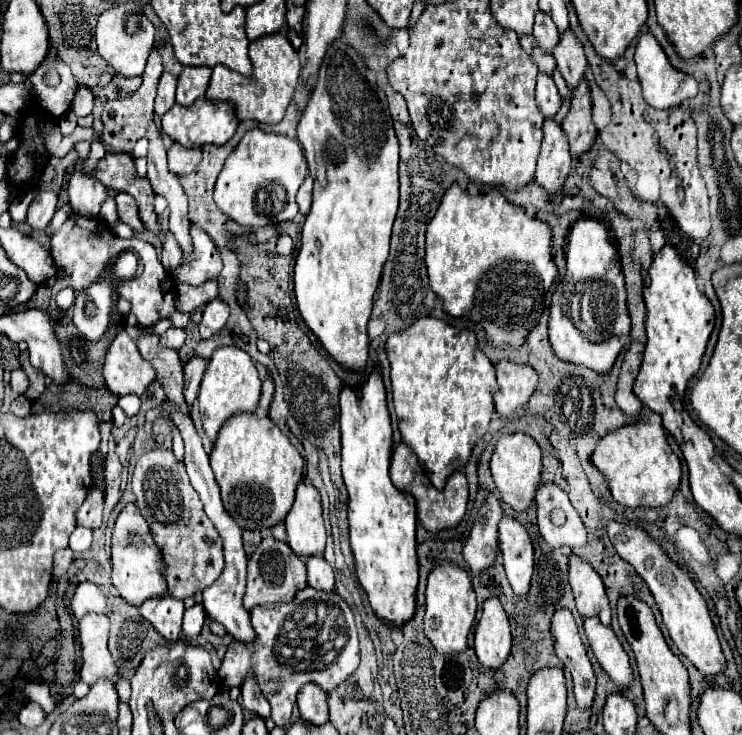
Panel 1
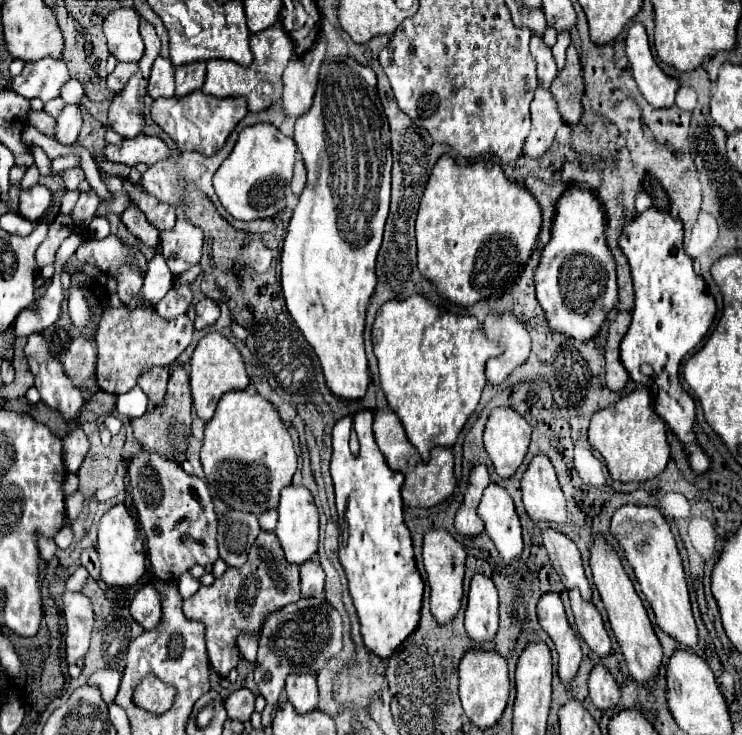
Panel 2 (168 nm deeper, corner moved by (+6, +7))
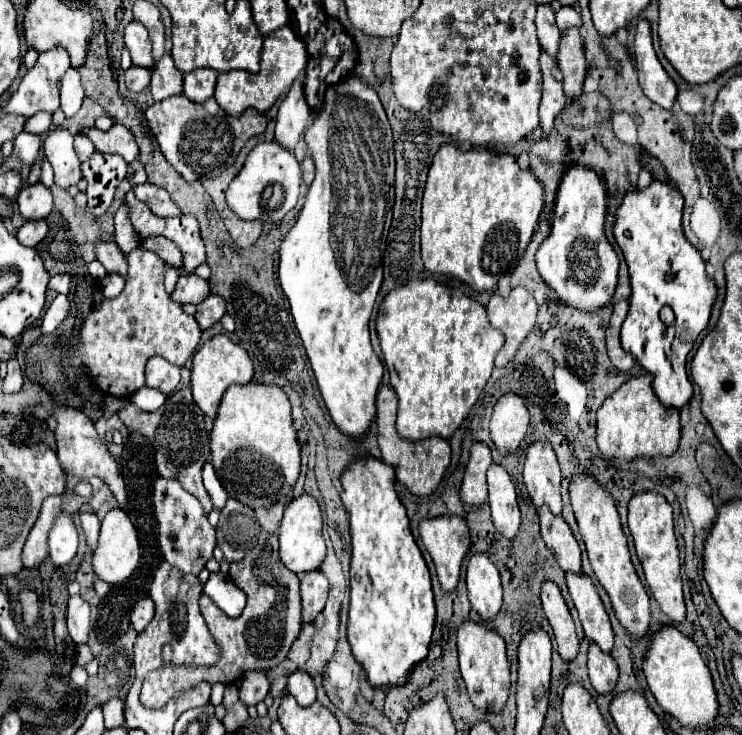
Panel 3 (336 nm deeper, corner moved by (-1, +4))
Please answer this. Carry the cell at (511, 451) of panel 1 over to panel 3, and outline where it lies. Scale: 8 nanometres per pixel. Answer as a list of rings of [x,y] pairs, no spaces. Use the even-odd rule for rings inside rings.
[[[505,393],[493,407],[491,439],[501,455],[515,453],[527,433],[529,411],[517,393]]]

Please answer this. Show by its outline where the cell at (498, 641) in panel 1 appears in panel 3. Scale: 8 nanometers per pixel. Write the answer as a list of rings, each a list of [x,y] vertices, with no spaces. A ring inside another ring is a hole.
[[[485,553],[471,555],[467,565],[467,589],[471,607],[483,619],[493,619],[503,605],[503,595],[499,571]]]

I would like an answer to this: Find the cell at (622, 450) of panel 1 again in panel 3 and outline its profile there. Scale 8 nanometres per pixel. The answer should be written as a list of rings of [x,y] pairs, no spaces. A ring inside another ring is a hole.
[[[641,373],[623,383],[597,411],[597,445],[605,457],[635,459],[671,455],[681,439],[679,409],[665,407],[651,389],[653,375]]]

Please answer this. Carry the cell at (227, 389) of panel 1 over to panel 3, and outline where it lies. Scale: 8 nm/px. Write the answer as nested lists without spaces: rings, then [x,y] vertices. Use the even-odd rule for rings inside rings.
[[[215,335],[211,337],[211,341],[203,343],[203,347],[193,355],[193,367],[191,367],[193,401],[205,415],[213,419],[217,415],[217,407],[225,389],[233,383],[249,383],[251,377],[253,377],[253,361],[249,353],[241,345],[233,343],[227,335]]]

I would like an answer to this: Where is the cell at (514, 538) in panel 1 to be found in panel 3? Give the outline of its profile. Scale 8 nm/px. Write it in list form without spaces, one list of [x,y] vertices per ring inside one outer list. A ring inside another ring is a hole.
[[[493,461],[487,469],[487,485],[493,523],[501,535],[513,539],[521,523],[521,513],[517,507],[517,493],[511,475],[505,471],[503,465]]]

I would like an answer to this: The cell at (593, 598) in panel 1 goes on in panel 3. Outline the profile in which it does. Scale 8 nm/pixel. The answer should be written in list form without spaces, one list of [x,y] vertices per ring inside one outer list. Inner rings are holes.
[[[547,505],[537,507],[539,523],[541,523],[541,537],[545,545],[553,551],[559,567],[563,571],[581,573],[581,551],[579,543],[575,541],[567,521],[561,515],[551,513]]]

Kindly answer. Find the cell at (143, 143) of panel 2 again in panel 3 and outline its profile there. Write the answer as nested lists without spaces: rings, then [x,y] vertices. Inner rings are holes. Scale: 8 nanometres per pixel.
[[[113,123],[109,131],[99,131],[97,127],[83,127],[81,133],[91,139],[95,145],[95,151],[99,153],[117,153],[121,155],[127,163],[135,161],[135,155],[139,155],[139,149],[135,147],[135,137],[127,127]]]

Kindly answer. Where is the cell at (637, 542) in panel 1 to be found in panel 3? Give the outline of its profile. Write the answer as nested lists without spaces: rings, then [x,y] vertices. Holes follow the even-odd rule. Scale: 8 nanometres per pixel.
[[[641,491],[635,493],[629,501],[629,531],[635,543],[637,557],[647,573],[647,585],[657,599],[661,611],[673,621],[685,621],[685,601],[681,589],[681,563],[679,563],[679,547],[673,531],[673,509],[669,501],[657,491]]]

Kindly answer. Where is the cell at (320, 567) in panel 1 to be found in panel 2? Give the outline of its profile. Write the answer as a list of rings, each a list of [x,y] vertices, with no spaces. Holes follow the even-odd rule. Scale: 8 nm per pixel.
[[[308,560],[300,564],[300,586],[302,596],[318,596],[318,592],[324,590],[324,570],[320,562]]]

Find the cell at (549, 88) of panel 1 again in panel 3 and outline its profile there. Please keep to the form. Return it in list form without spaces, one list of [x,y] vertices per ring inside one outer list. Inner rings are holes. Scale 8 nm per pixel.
[[[541,3],[537,7],[537,19],[535,19],[535,25],[537,25],[537,35],[539,35],[539,43],[541,47],[557,57],[557,47],[559,47],[559,27],[555,23],[555,13],[551,9],[551,5],[547,3]]]

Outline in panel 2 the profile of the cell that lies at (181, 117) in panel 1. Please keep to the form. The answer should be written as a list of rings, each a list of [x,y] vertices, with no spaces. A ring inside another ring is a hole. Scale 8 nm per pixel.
[[[196,90],[184,98],[158,98],[152,104],[152,120],[176,142],[178,150],[198,150],[204,156],[218,152],[234,126],[246,116],[244,98],[216,98],[208,96],[202,90]]]

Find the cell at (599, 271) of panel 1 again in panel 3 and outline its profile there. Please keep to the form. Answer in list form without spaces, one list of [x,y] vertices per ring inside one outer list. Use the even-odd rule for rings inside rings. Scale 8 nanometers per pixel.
[[[569,165],[557,189],[555,209],[551,213],[551,233],[537,251],[537,269],[541,277],[545,279],[545,283],[557,293],[561,301],[565,301],[567,305],[579,307],[579,309],[587,309],[587,311],[597,311],[605,307],[611,301],[615,283],[617,283],[619,257],[605,237],[605,227],[603,227],[605,211],[607,211],[607,191],[605,191],[601,177],[591,167]]]

